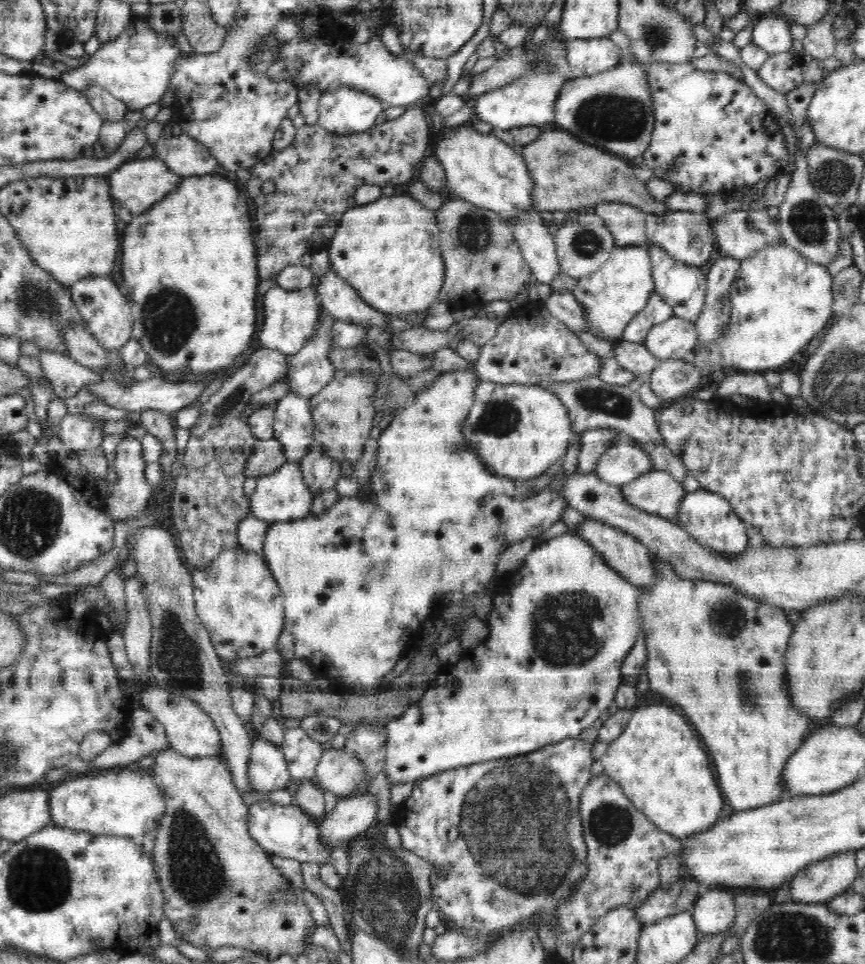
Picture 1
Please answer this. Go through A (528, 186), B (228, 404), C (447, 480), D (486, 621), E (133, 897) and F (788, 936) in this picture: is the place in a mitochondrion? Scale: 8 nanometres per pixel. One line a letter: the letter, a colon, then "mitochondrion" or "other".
A: other
B: mitochondrion
C: other
D: other
E: other
F: mitochondrion

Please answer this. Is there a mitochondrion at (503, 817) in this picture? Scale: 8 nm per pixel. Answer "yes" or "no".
yes

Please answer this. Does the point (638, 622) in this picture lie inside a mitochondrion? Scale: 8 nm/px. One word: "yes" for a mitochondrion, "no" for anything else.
no

